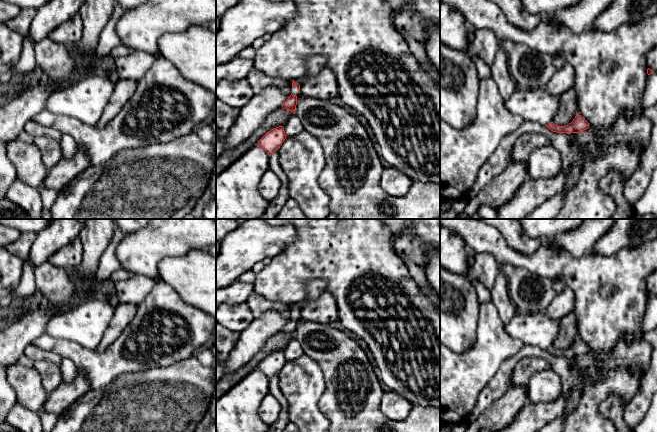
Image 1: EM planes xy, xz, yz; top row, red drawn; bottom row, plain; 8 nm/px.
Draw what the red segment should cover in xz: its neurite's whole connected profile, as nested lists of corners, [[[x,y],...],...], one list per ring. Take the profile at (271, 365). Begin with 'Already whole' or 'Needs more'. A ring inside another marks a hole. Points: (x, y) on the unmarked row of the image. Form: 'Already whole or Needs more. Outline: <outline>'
Already whole. Outline: [[[279,350],[267,356],[257,368],[270,380],[280,372],[286,361],[284,351]]]

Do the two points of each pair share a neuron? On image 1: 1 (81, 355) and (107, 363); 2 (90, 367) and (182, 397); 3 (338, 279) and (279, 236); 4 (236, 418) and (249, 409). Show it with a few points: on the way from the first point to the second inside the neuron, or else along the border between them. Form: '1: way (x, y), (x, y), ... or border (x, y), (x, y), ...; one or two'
1: way (87, 361), (101, 363); one
2: border (140, 370), (120, 373), (103, 387), (97, 389); two
3: border (295, 229), (297, 239), (272, 258); two
4: way (239, 415), (246, 409); one

